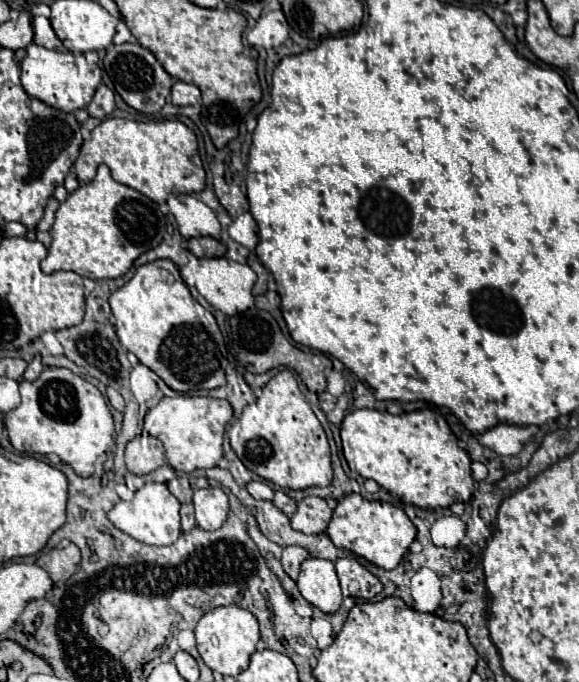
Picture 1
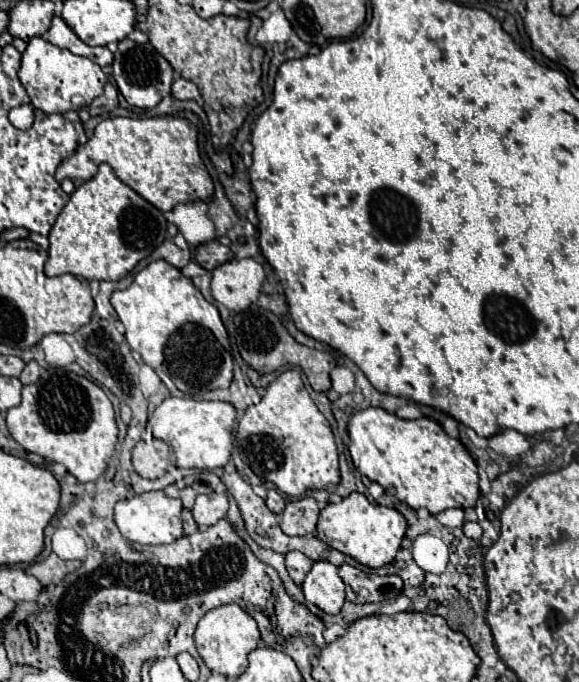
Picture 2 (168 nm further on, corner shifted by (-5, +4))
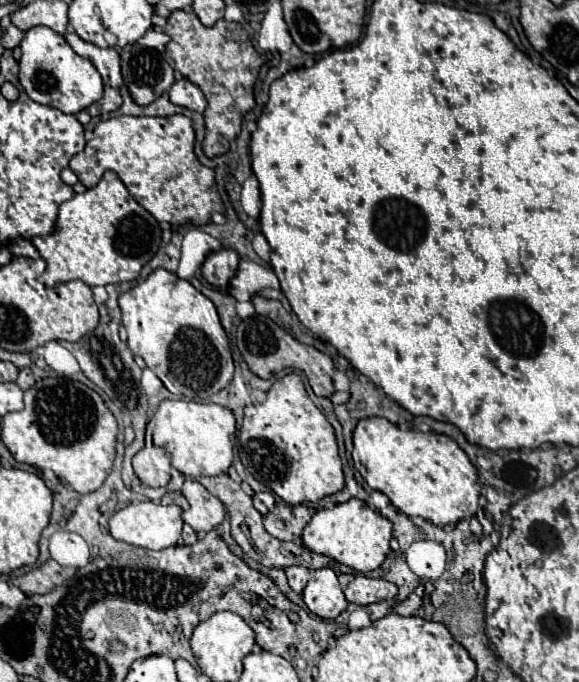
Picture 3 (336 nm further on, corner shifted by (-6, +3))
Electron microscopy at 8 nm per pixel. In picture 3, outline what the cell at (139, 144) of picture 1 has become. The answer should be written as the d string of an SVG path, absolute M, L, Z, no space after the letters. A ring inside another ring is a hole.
M184 115L110 117L96 125L94 137L82 153L70 159L68 167L84 187L94 187L106 169L114 171L132 197L160 223L168 221L174 225L190 219L194 225L204 225L214 211L224 213L224 207L216 189L214 171L204 167L194 155L194 137L192 119Z

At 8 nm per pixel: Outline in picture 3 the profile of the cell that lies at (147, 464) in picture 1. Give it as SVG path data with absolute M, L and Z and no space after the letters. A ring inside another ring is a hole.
M152 441L134 455L132 467L138 479L148 487L164 487L170 481L170 453Z

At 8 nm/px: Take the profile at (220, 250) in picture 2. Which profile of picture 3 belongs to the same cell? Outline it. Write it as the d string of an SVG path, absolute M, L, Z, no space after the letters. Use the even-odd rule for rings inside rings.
M234 249L214 251L206 257L206 261L202 265L202 275L210 285L224 291L228 287L230 277L234 275L234 271L238 267L238 261L240 261L240 257Z

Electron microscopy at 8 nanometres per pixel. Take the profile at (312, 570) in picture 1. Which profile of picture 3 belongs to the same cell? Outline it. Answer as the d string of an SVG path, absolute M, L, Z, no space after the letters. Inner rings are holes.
M330 567L312 571L312 577L302 593L302 599L308 605L308 609L322 619L338 617L348 605L340 589L338 577Z

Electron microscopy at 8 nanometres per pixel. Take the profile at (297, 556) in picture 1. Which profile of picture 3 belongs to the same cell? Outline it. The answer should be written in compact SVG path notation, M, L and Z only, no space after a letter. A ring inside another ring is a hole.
M292 565L292 567L286 567L286 577L288 577L288 585L292 587L292 591L296 593L302 593L308 579L310 579L310 569L308 567L300 567L300 565Z

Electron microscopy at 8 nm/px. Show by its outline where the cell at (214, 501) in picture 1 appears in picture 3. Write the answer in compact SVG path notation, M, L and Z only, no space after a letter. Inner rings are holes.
M186 481L182 487L182 493L190 503L190 509L182 511L182 519L194 531L212 531L222 523L226 515L224 503L218 497L210 495L200 483Z

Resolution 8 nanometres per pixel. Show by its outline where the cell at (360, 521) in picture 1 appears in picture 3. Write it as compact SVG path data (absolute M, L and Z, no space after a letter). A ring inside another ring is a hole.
M350 499L346 503L338 503L332 509L318 509L314 517L304 527L304 545L314 553L322 553L326 557L336 559L352 567L354 571L368 573L378 569L390 553L390 539L392 539L392 521L372 511L366 501Z

